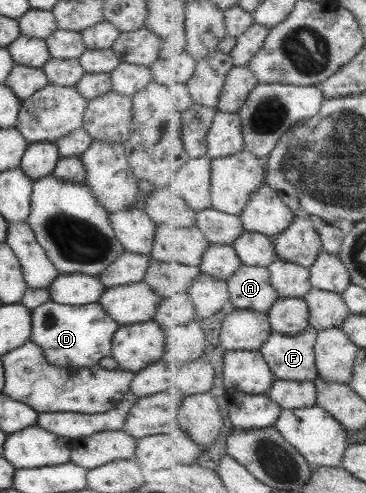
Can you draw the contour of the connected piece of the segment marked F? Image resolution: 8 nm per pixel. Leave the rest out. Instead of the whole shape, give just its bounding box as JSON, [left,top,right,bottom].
[260,325,319,383]

